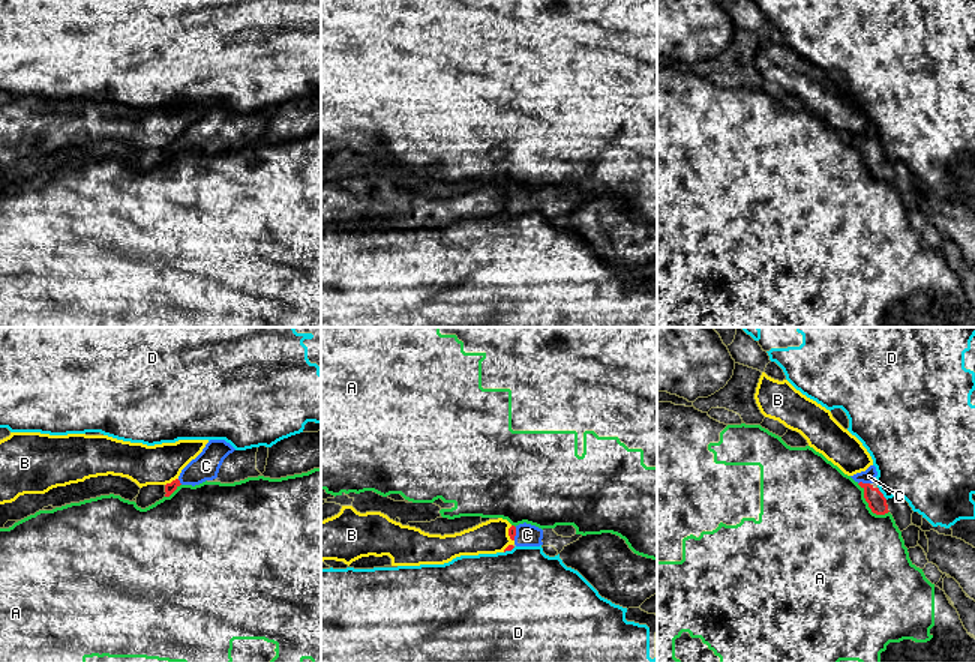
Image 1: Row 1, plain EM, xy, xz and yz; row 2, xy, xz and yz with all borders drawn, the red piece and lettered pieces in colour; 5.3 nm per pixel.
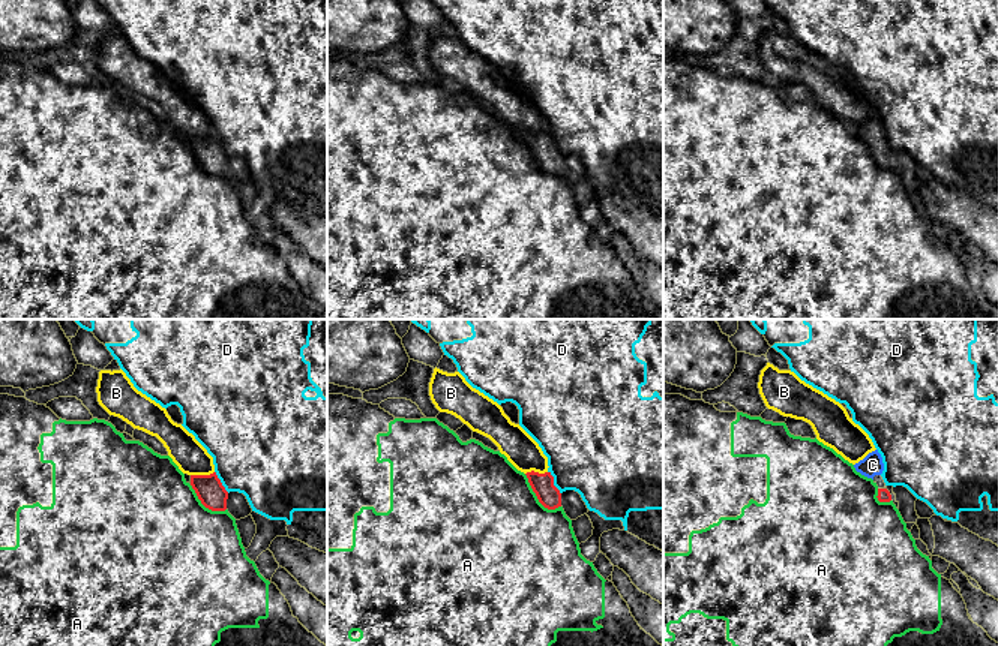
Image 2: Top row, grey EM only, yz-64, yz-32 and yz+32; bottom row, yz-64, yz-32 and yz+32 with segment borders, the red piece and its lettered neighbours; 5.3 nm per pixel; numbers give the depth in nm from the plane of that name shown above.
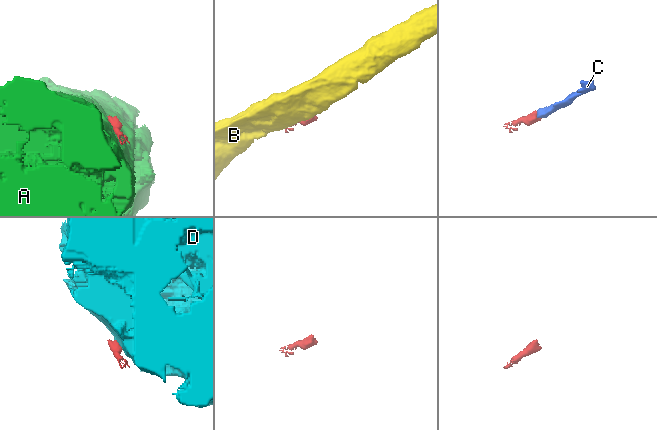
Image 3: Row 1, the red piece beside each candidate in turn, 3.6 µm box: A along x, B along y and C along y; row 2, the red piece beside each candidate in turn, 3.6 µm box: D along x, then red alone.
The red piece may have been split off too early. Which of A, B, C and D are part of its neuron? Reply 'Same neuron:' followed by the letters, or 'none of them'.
Same neuron: C

